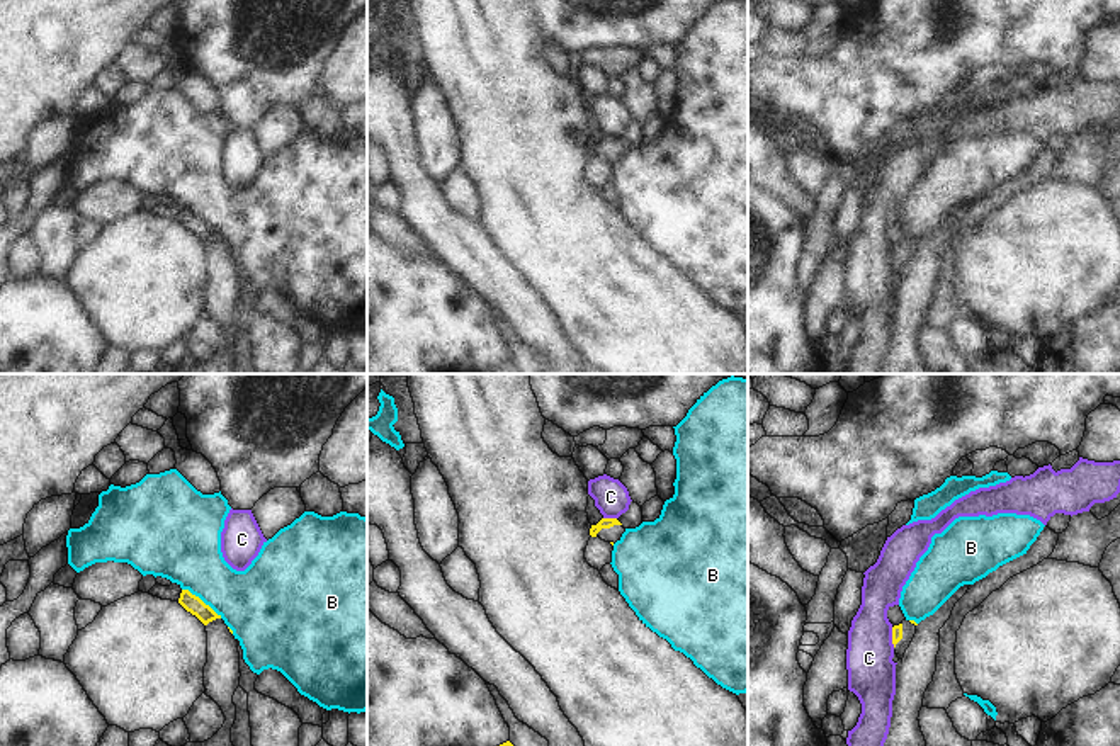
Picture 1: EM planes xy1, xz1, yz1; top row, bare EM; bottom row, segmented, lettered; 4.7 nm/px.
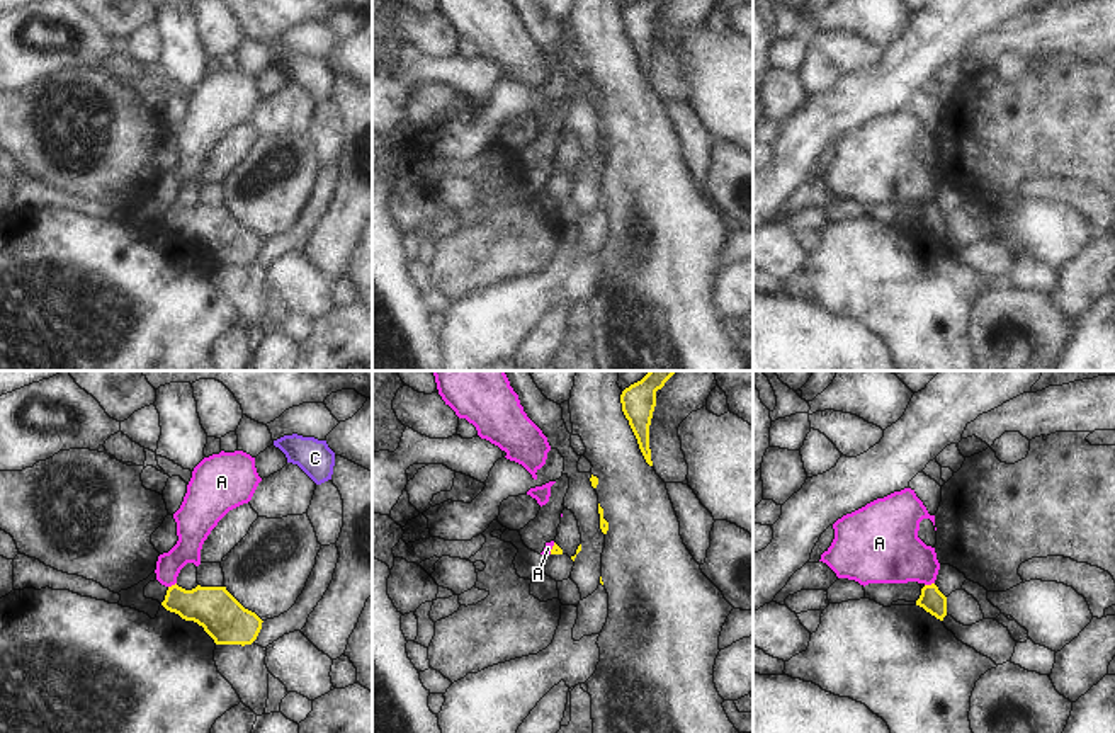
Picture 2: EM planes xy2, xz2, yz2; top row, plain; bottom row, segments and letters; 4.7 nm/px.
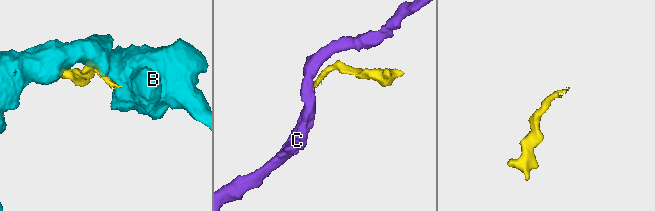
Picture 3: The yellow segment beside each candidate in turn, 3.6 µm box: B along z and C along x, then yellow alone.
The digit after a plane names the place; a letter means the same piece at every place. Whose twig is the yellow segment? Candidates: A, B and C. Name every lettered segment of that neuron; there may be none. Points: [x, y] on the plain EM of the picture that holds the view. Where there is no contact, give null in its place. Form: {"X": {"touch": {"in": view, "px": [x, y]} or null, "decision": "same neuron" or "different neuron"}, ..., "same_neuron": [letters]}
{"A": {"touch": {"in": "yz2", "px": [928, 204]}, "decision": "different neuron"}, "B": {"touch": {"in": "xy1", "px": [201, 220]}, "decision": "different neuron"}, "C": {"touch": {"in": "yz1", "px": [893, 257]}, "decision": "different neuron"}, "same_neuron": []}

